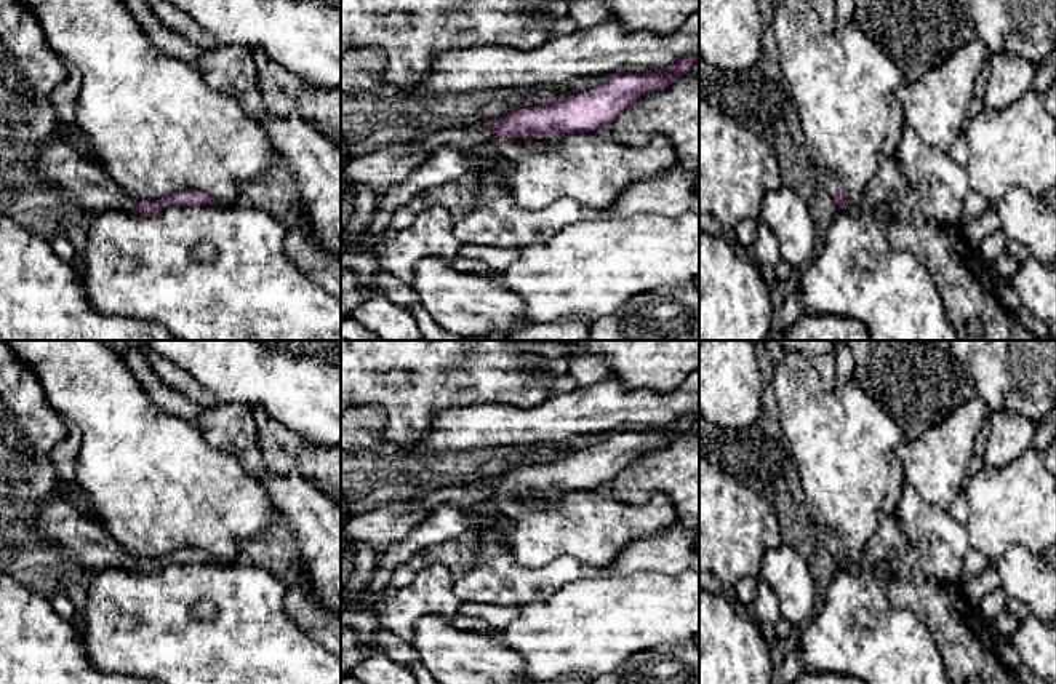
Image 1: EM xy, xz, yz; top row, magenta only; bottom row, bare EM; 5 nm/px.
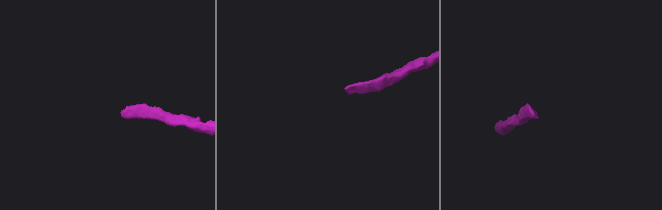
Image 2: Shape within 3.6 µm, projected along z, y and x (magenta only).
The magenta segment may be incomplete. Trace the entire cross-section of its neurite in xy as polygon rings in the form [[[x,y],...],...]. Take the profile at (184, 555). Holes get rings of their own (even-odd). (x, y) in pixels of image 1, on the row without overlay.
[[[59,494],[38,508],[35,524],[43,542],[64,550],[83,569],[114,567],[149,574],[170,563],[221,564],[200,548],[181,548],[162,558],[134,559],[99,521]]]

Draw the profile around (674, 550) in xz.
[[[677,523],[669,529],[629,542],[611,566],[582,564],[582,579],[608,579],[648,571],[675,575],[683,571],[699,574],[699,524],[685,527]]]

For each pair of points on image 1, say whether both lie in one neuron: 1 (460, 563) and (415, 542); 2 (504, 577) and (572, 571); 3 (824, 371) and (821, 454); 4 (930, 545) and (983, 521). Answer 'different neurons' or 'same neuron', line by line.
1: different neurons
2: same neuron
3: different neurons
4: different neurons

